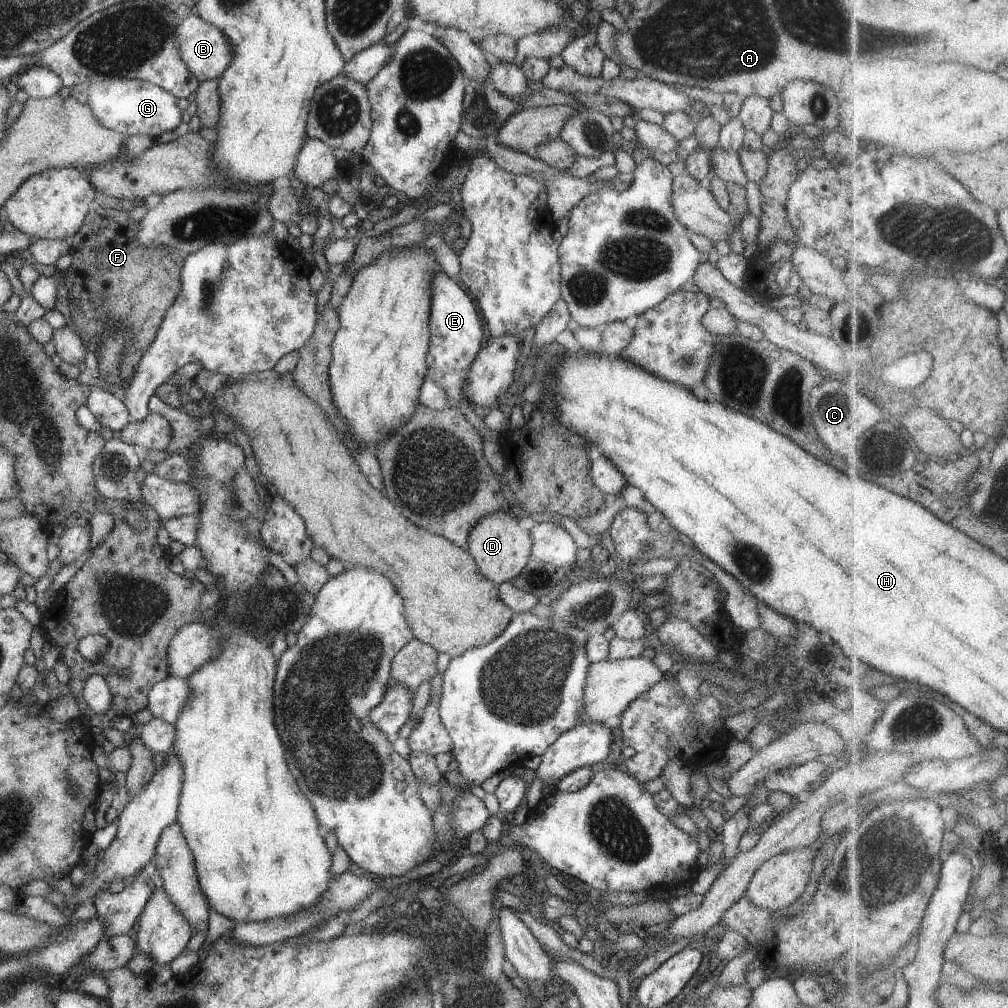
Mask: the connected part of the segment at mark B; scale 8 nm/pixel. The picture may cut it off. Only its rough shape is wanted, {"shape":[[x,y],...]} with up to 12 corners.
{"shape":[[188,15],[174,29],[181,59],[199,82],[230,64],[224,33]]}

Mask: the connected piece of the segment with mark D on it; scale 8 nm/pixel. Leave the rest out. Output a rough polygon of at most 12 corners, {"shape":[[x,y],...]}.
{"shape":[[502,508],[469,530],[467,551],[497,585],[531,557],[531,534]]}

